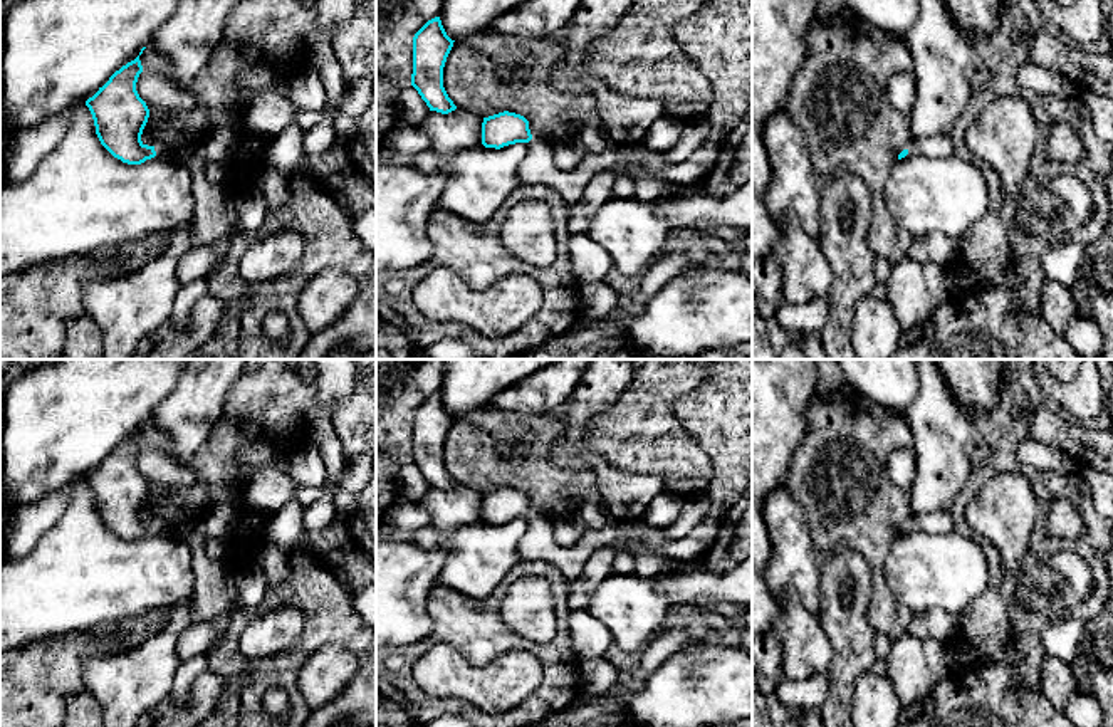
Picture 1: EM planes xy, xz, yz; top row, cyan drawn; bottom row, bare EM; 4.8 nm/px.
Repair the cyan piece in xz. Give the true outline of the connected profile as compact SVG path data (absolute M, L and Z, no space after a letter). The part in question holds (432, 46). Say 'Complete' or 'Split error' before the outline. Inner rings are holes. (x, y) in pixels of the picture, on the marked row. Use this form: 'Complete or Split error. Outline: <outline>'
Complete. Outline: M440 17L428 20L413 37L411 86L430 111L448 114L457 109L443 87L443 67L453 42Z

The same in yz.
Split error. Outline: M930 136L930 138L917 138L912 139L907 149L898 154L898 160L912 156L925 156L925 158L950 158L954 154L954 144L948 136Z

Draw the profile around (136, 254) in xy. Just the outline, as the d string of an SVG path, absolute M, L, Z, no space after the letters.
M136 240L123 245L99 248L97 252L89 254L86 257L106 265L114 264L119 257L123 257L126 260L124 265L129 275L143 269L153 257L163 255L168 250L168 245L170 242L166 242L165 247L151 250L141 240Z

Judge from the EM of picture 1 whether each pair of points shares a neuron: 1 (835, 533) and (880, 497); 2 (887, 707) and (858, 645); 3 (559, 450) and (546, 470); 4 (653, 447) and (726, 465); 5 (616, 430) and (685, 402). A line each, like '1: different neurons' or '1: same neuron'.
1: same neuron
2: different neurons
3: different neurons
4: different neurons
5: different neurons

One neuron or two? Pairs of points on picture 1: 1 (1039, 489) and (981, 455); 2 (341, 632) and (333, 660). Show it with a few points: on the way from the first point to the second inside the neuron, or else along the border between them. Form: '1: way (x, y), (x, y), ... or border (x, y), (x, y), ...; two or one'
1: border (979, 442), (989, 450), (986, 469); two
2: border (358, 653), (339, 643), (323, 643), (304, 662); two

